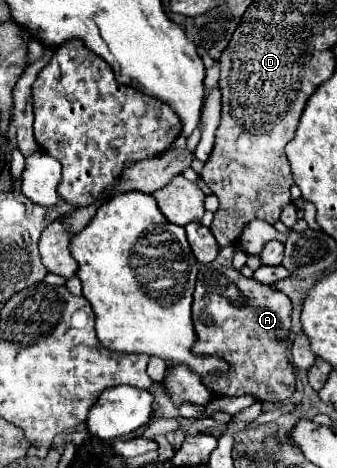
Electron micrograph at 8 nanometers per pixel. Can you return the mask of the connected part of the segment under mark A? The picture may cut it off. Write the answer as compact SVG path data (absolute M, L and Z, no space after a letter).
M205 266L199 272L199 282L193 292L193 324L197 330L197 344L193 350L199 354L217 354L231 364L231 372L227 376L207 378L205 386L217 396L241 396L251 392L263 402L281 402L291 398L291 394L295 392L295 372L291 360L287 358L291 312L293 304L287 294L275 290L273 286L265 286L253 278L245 278L235 268Z

